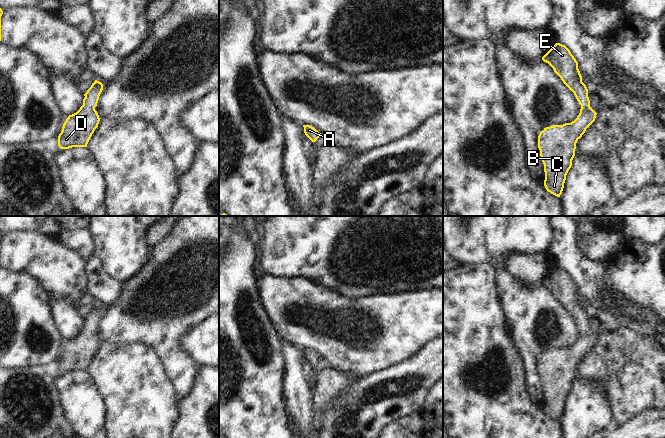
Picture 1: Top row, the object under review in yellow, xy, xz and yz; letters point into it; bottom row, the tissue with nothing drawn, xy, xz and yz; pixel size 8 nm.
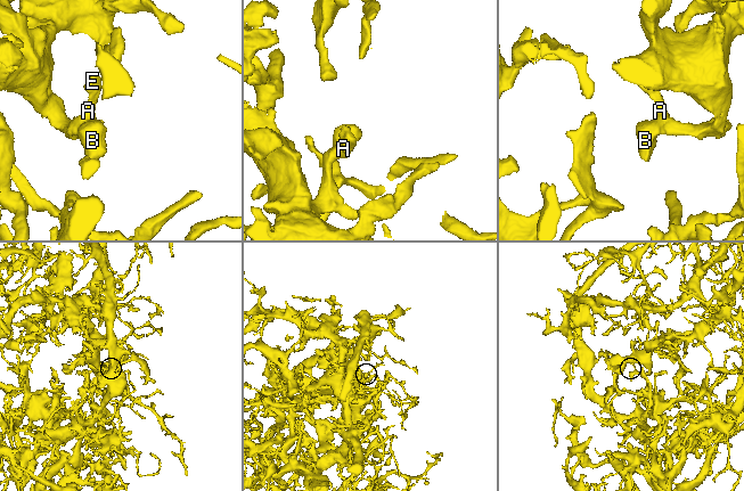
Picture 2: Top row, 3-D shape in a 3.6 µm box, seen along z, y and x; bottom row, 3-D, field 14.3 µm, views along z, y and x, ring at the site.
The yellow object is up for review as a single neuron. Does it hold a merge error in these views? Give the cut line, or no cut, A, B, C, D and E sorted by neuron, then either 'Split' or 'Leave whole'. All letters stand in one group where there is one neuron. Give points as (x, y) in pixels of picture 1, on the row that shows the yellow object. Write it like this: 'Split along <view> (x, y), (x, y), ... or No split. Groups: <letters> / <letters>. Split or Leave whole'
No split. Groups: A B C D E. Leave whole

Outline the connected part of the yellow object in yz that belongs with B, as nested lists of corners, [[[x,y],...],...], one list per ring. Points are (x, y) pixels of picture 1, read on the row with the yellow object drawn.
[[[556,43],[542,60],[553,68],[581,105],[574,121],[546,127],[538,136],[545,172],[544,186],[548,192],[560,197],[575,156],[576,143],[595,121],[597,113],[590,107],[588,89],[582,82],[578,62],[565,45]]]

